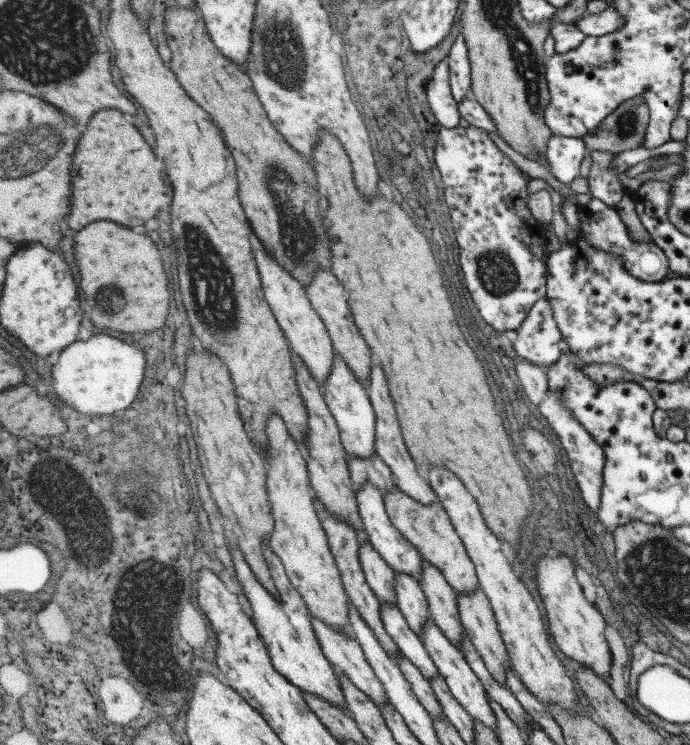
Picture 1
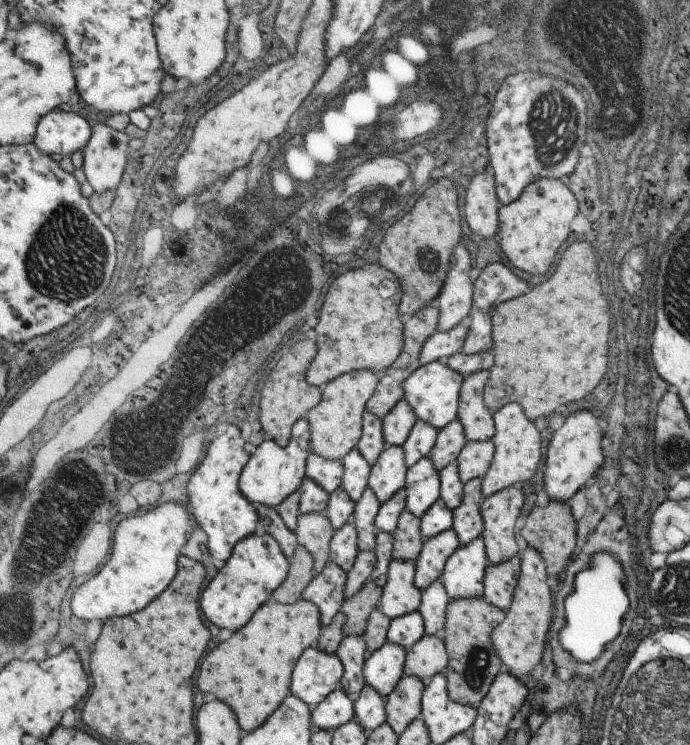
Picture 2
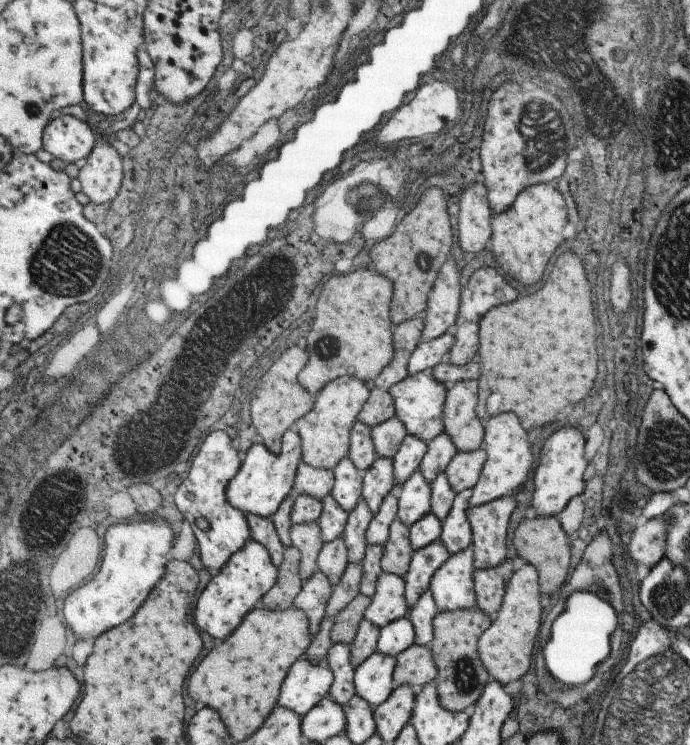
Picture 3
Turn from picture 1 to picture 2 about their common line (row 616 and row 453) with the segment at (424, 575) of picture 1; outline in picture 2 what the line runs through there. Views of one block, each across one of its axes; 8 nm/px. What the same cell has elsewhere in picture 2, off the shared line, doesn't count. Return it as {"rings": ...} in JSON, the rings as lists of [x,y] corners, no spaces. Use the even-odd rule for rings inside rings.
{"rings":[[[455,418],[445,428],[441,428],[439,434],[437,434],[435,446],[433,446],[431,454],[429,454],[429,458],[433,462],[433,468],[437,472],[441,472],[447,464],[457,462],[457,456],[459,456],[459,452],[463,450],[465,444],[467,444],[467,438],[463,434],[463,426]]]}

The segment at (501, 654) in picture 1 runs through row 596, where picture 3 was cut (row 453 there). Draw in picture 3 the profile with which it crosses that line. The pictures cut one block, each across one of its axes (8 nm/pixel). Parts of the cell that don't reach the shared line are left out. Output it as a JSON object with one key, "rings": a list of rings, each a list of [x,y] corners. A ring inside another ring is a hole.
{"rings":[[[483,446],[473,452],[457,452],[443,472],[447,476],[449,486],[457,494],[463,490],[471,490],[481,476],[485,458],[487,458],[487,454],[485,454]]]}

